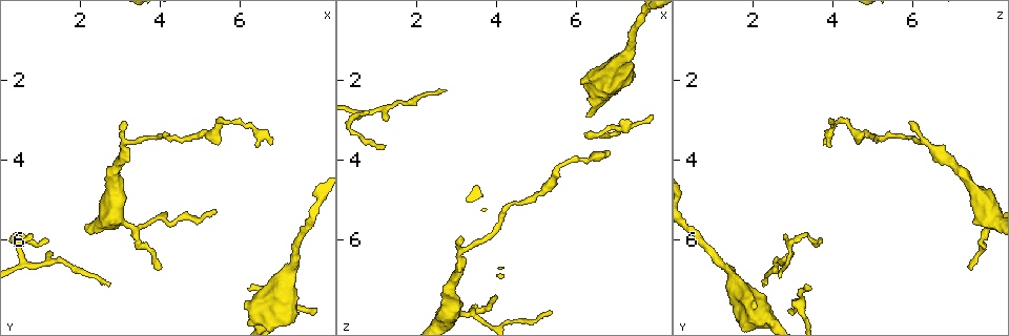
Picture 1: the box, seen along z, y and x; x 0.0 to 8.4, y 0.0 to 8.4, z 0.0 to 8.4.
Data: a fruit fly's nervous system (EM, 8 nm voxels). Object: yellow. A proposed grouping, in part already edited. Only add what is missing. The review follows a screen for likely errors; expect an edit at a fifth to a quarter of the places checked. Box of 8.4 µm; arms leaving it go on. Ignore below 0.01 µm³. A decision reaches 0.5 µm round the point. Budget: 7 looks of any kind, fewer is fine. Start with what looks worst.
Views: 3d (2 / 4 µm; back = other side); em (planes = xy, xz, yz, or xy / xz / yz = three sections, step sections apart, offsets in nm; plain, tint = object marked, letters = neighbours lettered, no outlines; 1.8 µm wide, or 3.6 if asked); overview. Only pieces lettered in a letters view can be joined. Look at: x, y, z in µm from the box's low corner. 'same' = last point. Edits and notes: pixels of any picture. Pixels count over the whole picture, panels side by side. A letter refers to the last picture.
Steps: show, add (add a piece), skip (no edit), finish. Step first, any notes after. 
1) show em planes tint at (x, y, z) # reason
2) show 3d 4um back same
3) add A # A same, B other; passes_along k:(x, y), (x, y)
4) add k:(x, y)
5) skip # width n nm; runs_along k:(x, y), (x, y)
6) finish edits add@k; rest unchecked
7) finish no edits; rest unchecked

show 3d 2um at (3.35, 5.90, 7.85) # calibre changes

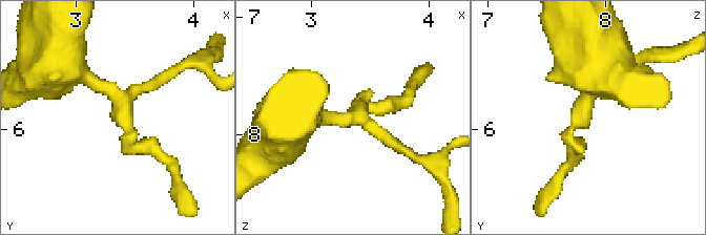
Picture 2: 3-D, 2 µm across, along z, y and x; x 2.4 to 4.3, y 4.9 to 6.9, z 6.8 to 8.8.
show em planes letters at (3.38, 5.88, 7.78) # shape alone is not enough

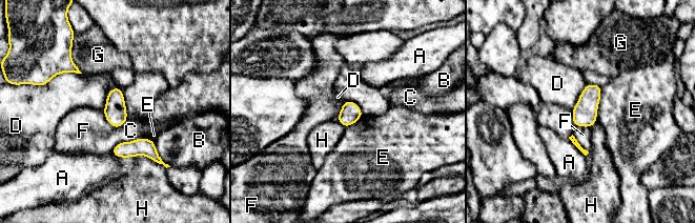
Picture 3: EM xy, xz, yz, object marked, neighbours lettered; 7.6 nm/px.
skip # longest_contact D 300 nm; A other, B other, C other, D other, E other, F other, G other, H other; border 3:(102, 110), (105, 119), (116, 128); none of them fits

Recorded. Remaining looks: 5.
show em xy step 4 tint at (6.15, 7.20, 3.30) # an open end

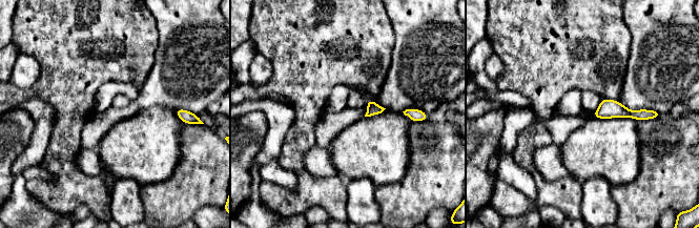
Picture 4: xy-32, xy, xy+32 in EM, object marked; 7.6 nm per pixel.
show em planes letters same

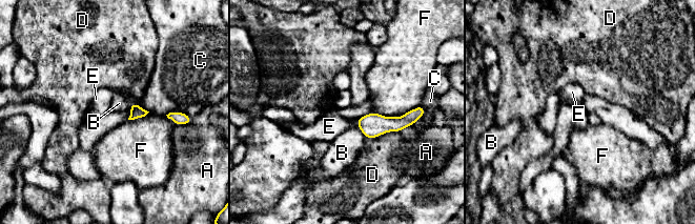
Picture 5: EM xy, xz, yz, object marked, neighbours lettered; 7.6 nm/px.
add E # A other, B other, C other, D other, E same, F other; it goes on there

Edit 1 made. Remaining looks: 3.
show em planes letters at (1.30, 6.30, 3.00) # thin end

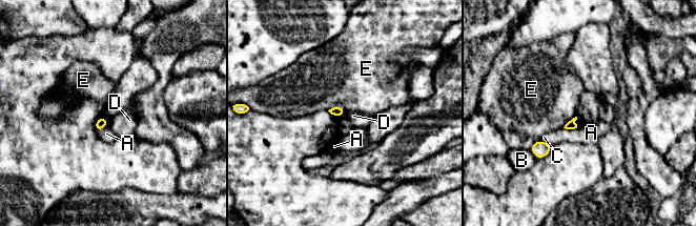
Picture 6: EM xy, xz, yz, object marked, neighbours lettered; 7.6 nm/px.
skip # width 70 nm; A other, B other, C other, D other, E other; border 6:(577, 118), (575, 121), (576, 126); none of them fits

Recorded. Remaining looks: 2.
finish edits add@5; rest unchecked

